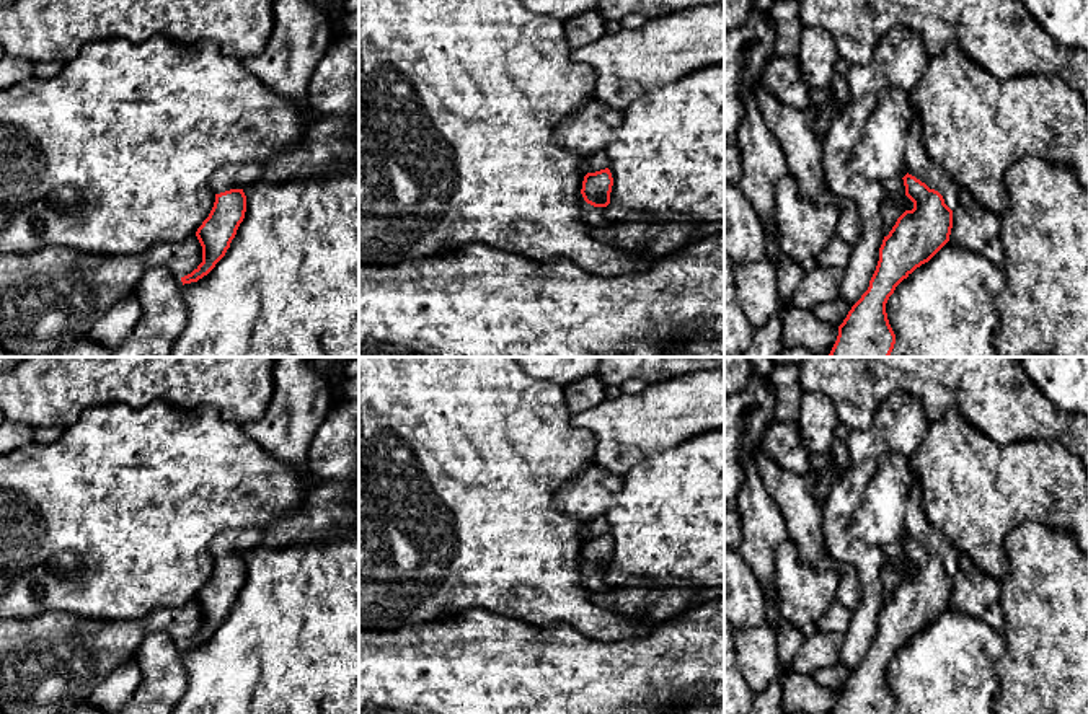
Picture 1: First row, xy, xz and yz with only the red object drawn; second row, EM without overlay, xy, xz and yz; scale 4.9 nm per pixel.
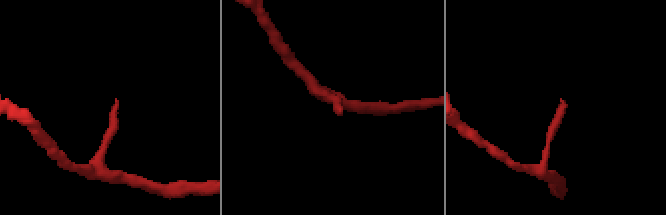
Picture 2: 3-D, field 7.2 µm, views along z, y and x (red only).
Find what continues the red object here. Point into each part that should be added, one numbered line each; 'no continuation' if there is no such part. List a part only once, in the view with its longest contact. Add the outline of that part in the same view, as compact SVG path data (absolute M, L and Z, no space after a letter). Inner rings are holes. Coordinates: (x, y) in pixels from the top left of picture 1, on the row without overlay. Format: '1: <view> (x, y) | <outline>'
1: yz (919, 528) | M913 471L912 474L913 483L907 492L907 507L904 517L909 540L925 548L930 554L938 556L943 561L944 569L954 575L961 554L956 551L951 541L943 533L935 530L927 520L922 509L922 487Z

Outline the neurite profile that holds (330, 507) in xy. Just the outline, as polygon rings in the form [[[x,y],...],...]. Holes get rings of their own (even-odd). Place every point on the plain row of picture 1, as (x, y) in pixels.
[[[354,479],[316,481],[300,507],[266,527],[261,546],[312,544],[359,525],[359,484]]]

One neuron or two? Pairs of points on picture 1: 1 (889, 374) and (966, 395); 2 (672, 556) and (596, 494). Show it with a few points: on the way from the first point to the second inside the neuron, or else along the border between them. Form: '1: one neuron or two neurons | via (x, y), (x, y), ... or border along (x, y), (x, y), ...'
1: one neuron | via (909, 374), (937, 374), (946, 383)
2: two neurons | border along (622, 478), (622, 488), (615, 501), (602, 514)

